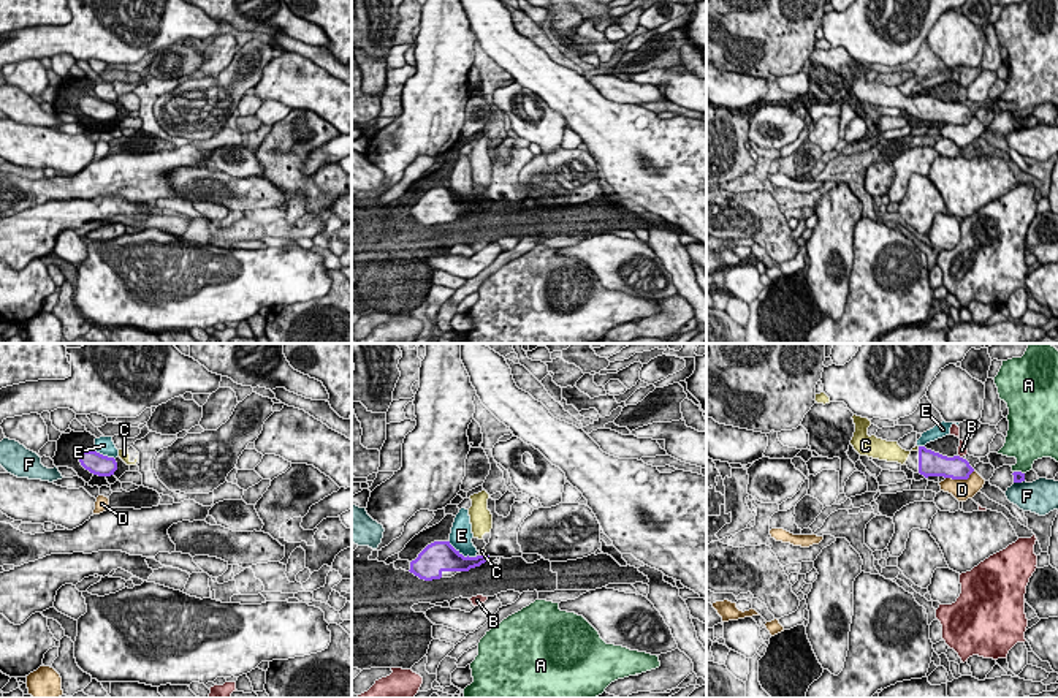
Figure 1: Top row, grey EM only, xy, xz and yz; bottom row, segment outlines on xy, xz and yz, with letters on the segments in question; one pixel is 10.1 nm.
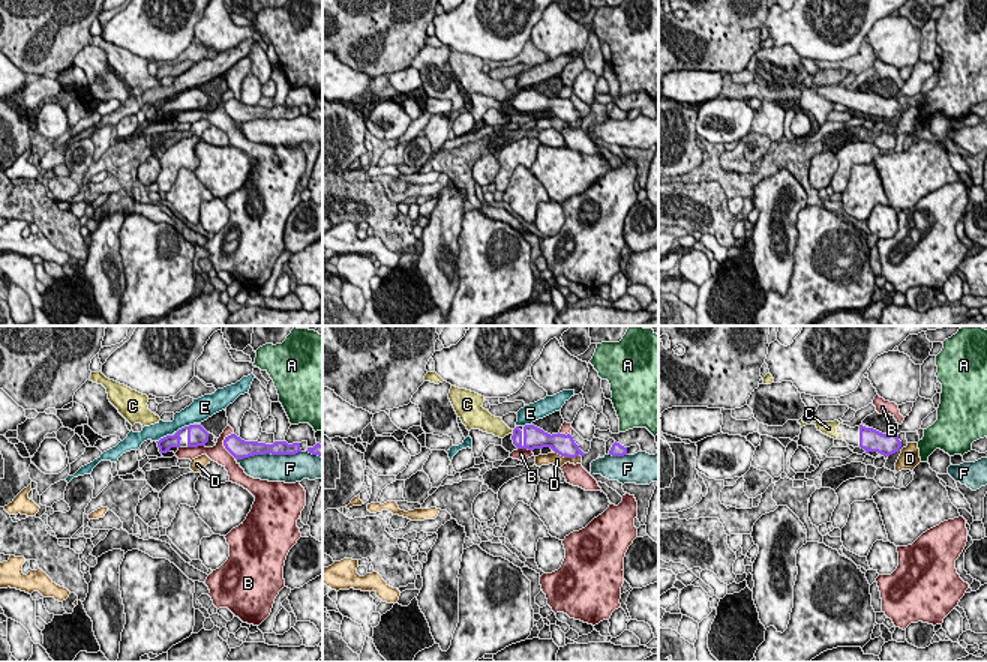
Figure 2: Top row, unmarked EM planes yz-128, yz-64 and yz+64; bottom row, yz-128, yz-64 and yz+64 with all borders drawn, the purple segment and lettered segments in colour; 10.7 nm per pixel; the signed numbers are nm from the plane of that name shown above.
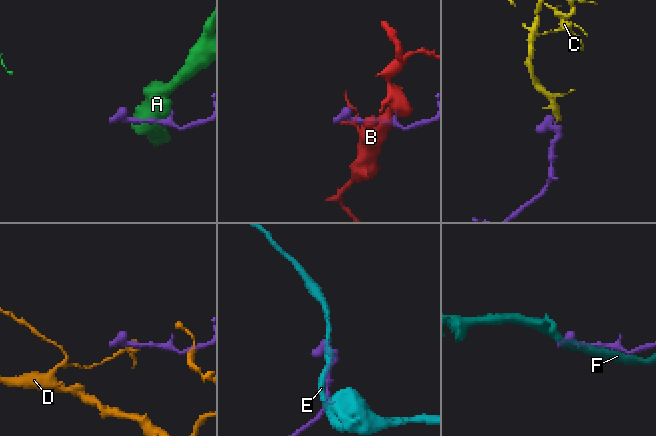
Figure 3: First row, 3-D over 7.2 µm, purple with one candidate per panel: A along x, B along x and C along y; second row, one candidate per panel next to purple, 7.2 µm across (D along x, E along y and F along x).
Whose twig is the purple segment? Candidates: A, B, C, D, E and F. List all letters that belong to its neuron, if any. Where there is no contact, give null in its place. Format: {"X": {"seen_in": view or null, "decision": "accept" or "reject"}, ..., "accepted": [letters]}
{"A": {"seen_in": "yz", "decision": "reject"}, "B": {"seen_in": "yz", "decision": "reject"}, "C": {"seen_in": "yz", "decision": "accept"}, "D": {"seen_in": "yz", "decision": "reject"}, "E": {"seen_in": "xz", "decision": "reject"}, "F": {"seen_in": "yz", "decision": "reject"}, "accepted": ["C"]}

